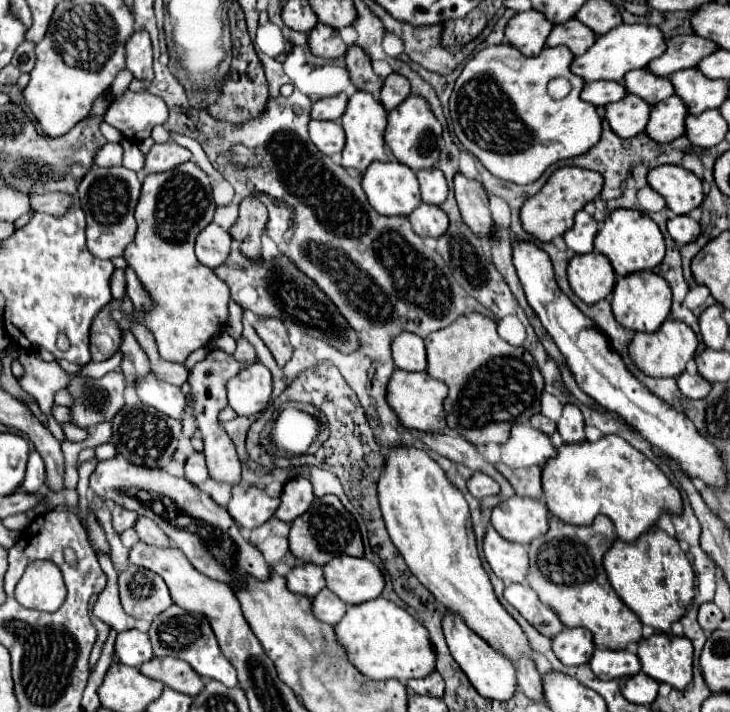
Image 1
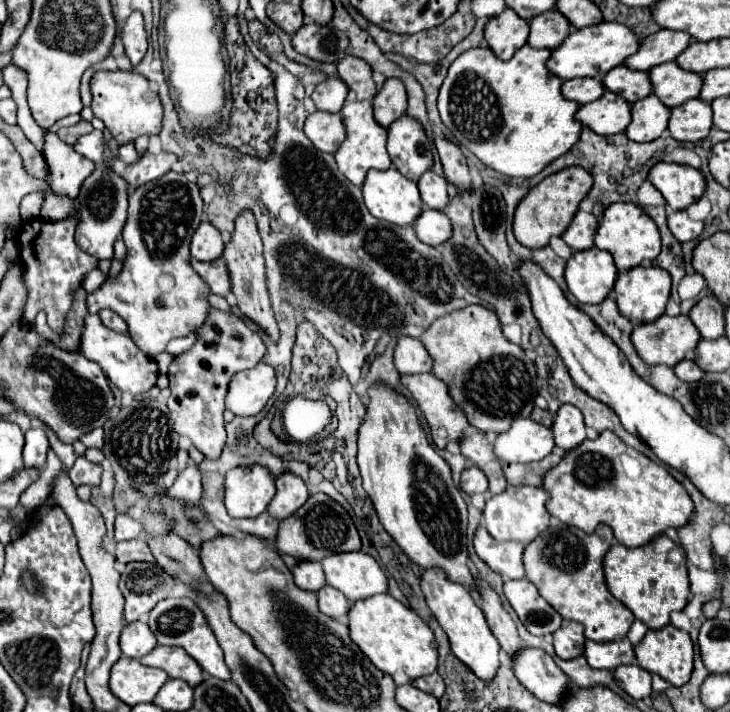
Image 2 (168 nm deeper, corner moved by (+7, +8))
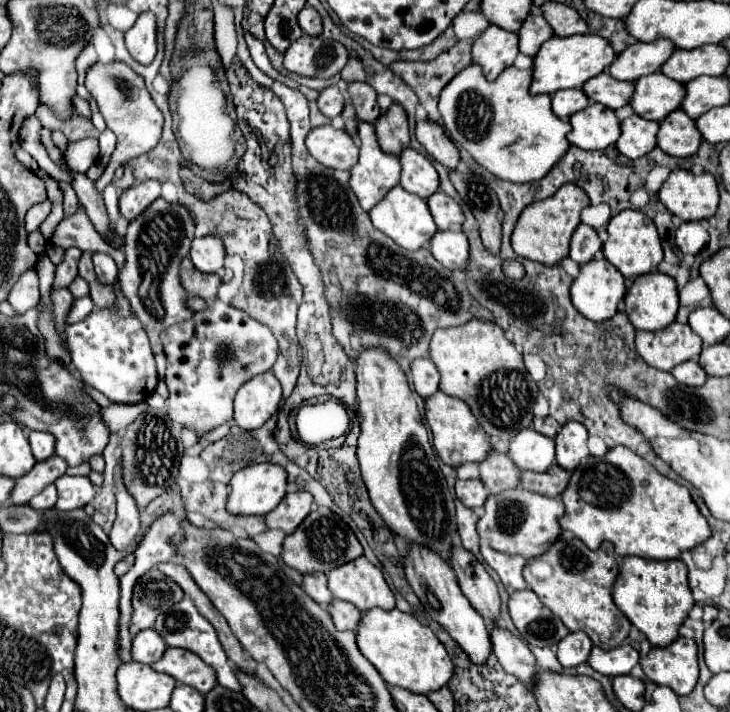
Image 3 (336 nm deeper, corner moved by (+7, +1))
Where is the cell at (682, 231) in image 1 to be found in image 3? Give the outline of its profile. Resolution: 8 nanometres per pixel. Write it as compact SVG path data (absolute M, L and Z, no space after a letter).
M682 223L676 229L676 245L684 255L696 255L708 243L708 231L700 223Z

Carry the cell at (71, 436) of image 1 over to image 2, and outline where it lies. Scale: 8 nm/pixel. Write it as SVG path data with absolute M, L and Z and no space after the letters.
M96 428L96 430L92 430L92 432L88 432L88 434L84 434L80 440L84 442L84 446L94 446L94 448L102 448L102 438L104 438L104 432L102 432L102 428Z

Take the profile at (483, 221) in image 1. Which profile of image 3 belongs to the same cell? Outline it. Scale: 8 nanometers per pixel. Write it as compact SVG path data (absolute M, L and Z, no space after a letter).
M430 119L416 121L416 139L446 169L456 169L460 159L458 149L438 123L432 123Z

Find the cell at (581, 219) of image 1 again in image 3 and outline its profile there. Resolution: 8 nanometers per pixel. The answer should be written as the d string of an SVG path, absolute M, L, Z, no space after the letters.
M580 223L578 229L576 229L574 235L572 235L570 259L582 265L582 263L592 261L594 255L596 255L600 249L602 249L602 241L600 241L598 233L596 233L592 227Z

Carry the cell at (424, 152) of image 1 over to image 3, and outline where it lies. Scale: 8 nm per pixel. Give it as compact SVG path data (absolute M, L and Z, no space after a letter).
M406 149L400 157L400 163L402 163L400 185L408 193L414 193L422 199L428 199L432 193L438 191L438 187L440 187L438 173L436 173L434 165L424 155L420 155L414 149Z

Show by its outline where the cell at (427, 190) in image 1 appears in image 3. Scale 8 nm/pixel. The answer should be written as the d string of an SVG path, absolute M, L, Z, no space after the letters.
M436 191L428 199L428 207L430 207L430 213L432 213L440 231L450 229L450 225L462 225L464 223L462 207L442 191Z

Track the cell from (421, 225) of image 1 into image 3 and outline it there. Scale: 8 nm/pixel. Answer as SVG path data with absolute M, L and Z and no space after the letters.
M438 231L430 241L430 253L452 271L466 271L470 263L468 239L462 231Z

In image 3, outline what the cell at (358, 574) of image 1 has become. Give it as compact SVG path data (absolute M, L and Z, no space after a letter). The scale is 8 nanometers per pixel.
M358 557L328 573L328 587L336 599L356 605L362 613L374 607L394 609L396 599L382 571L366 557Z

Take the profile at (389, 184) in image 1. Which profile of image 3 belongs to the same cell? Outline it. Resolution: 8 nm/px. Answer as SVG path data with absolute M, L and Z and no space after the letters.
M400 185L390 189L388 195L370 211L370 219L372 219L376 229L380 229L396 245L400 245L400 247L404 247L408 251L418 251L422 247L428 247L432 235L438 231L430 211L428 211L426 201L420 199L418 195L412 195L412 193L404 191Z

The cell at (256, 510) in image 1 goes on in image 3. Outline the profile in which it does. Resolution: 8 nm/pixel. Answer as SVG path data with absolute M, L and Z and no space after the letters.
M260 463L252 467L244 467L238 471L230 481L230 497L228 497L228 511L236 515L266 515L270 513L286 495L286 471L274 463Z

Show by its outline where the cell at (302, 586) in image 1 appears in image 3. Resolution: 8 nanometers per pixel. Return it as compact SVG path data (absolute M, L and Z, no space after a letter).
M310 573L310 575L304 575L304 583L302 583L302 589L316 601L316 603L324 603L328 605L334 597L328 589L328 579L324 573Z

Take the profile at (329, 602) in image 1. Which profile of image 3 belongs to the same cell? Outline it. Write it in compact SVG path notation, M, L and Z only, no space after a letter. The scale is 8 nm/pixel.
M334 599L330 605L328 605L328 611L334 619L334 625L336 629L340 631L356 631L360 619L362 619L362 613L348 601L340 601L340 599Z

